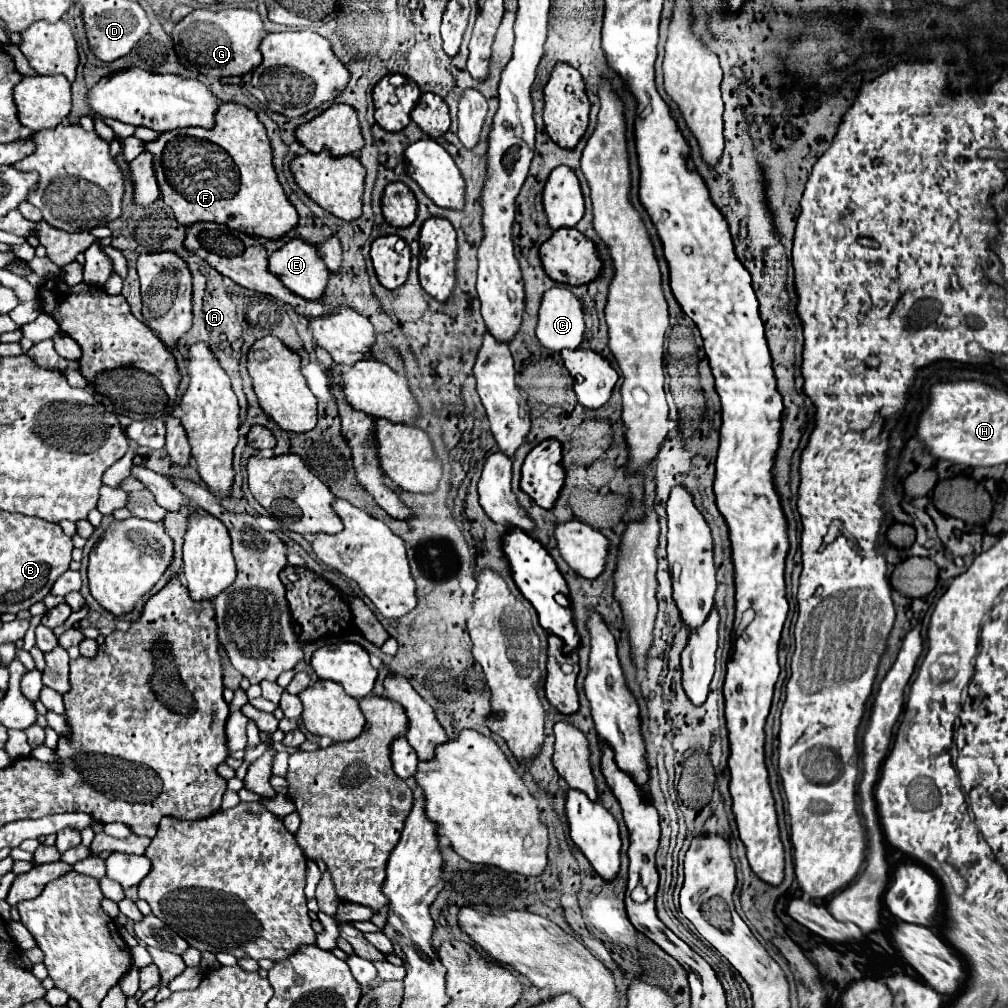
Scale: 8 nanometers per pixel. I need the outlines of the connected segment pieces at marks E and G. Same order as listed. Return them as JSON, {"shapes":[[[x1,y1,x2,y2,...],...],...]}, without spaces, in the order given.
{"shapes":[[[297,238,269,256,269,272,305,300,317,300,325,292,329,278,327,266,317,256,317,250]],[[225,8,219,12,193,10,175,24,171,36,181,66,205,76,221,78,221,76,241,76,257,68,257,62,261,62,259,42,265,34,267,32,263,30,263,22,257,12,241,8]]]}

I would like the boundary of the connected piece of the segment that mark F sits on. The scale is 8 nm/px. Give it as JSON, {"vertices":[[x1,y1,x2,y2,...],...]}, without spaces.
{"vertices":[[221,102,213,128,191,126,161,132,157,140,145,142,145,152,153,156,153,172,161,190,161,198,173,210,175,220,183,226,193,222,219,222,251,236,279,238,297,224,297,210,287,200,271,164,273,154,265,126,257,120,255,110,243,104]]}

